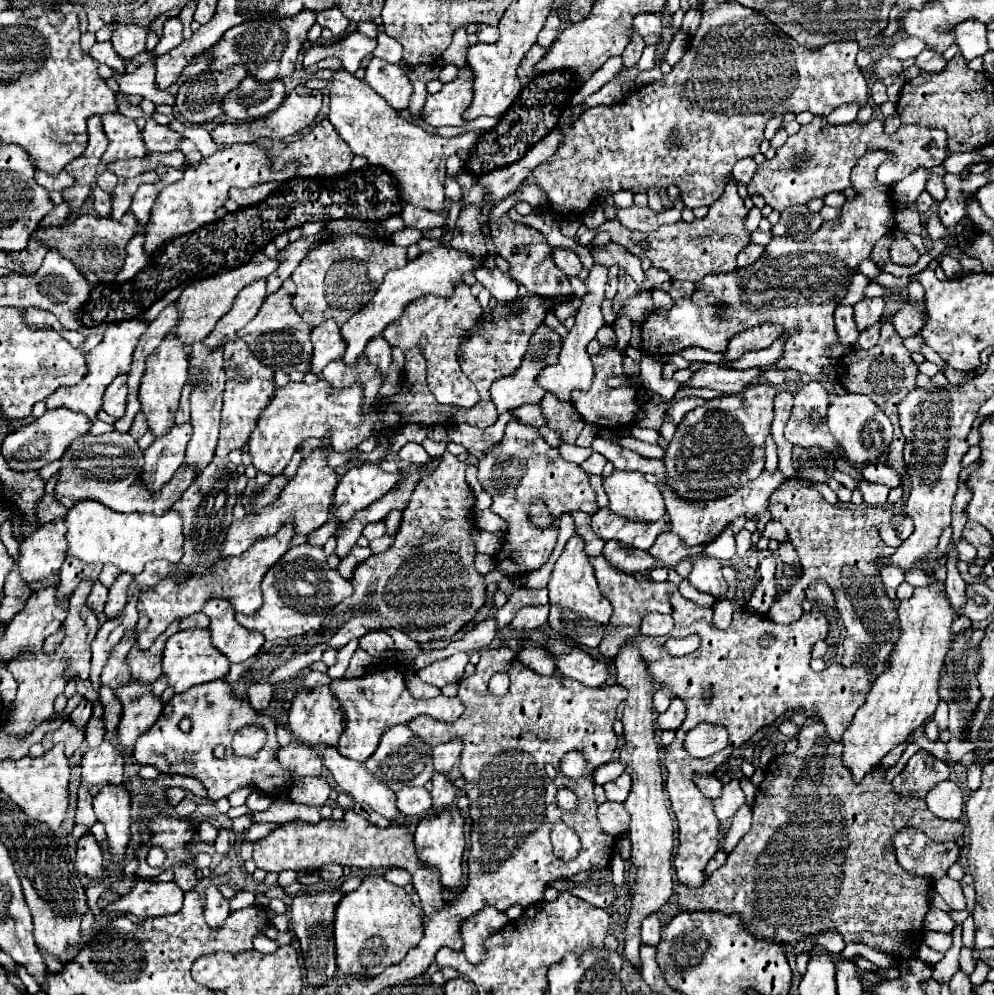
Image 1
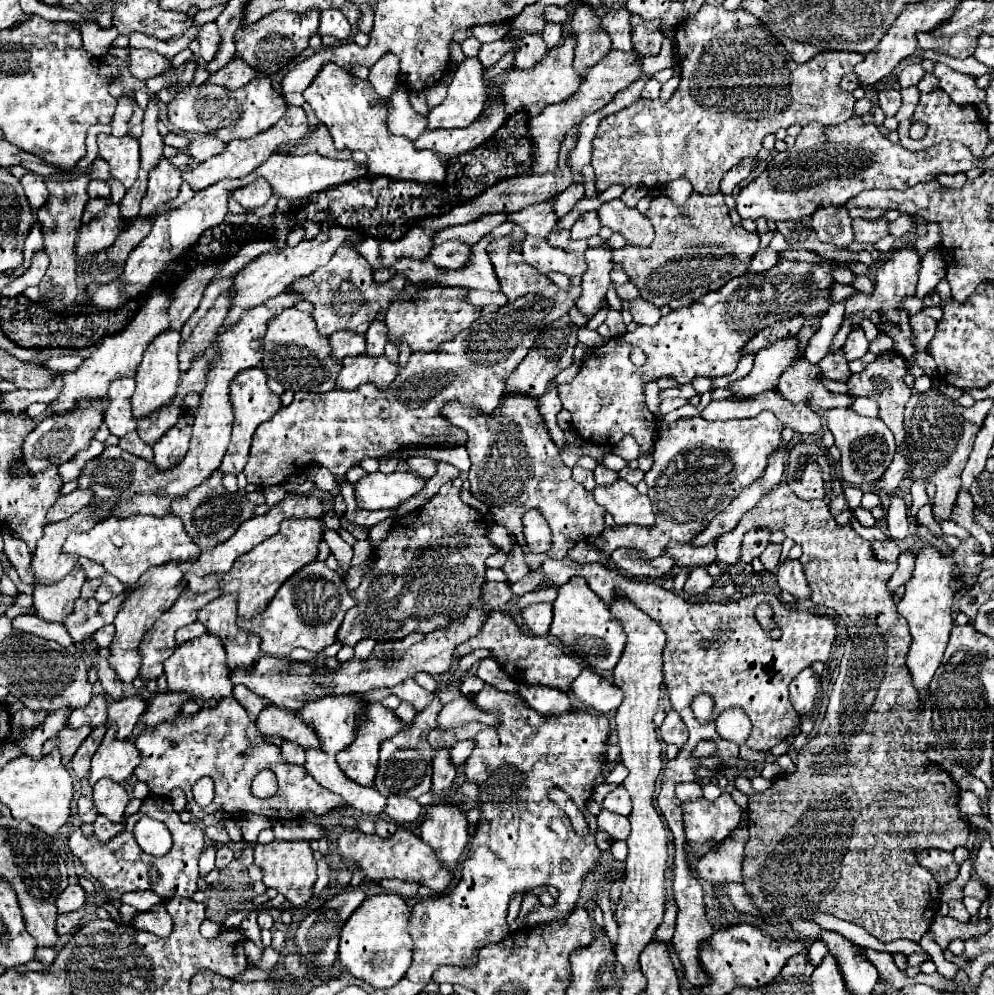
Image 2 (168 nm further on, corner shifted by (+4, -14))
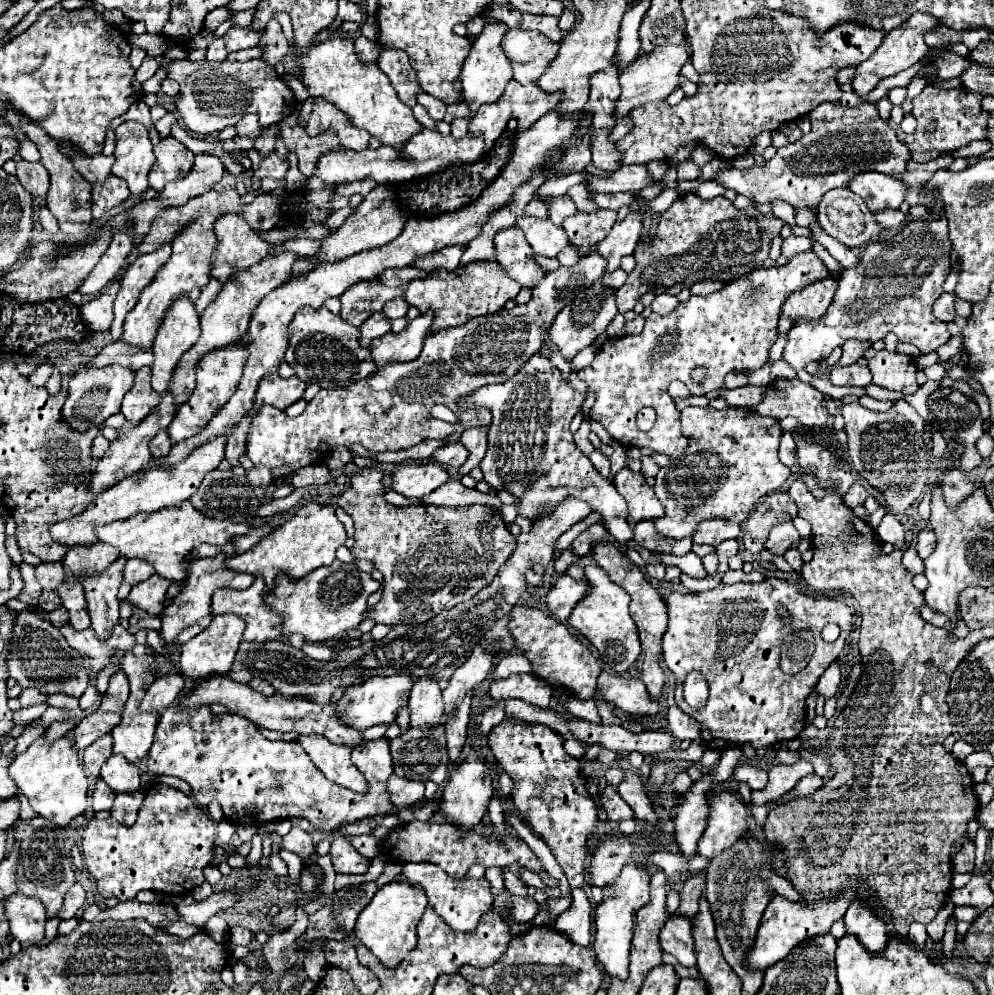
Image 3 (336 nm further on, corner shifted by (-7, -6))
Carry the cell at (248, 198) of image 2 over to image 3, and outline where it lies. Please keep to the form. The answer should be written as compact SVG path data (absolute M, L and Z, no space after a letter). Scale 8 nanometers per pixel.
M250 150L248 152L250 160L252 160L252 182L262 182L264 178L274 178L274 180L282 180L286 170L288 170L288 160L280 158L278 154L270 154L268 158L262 158L258 152Z

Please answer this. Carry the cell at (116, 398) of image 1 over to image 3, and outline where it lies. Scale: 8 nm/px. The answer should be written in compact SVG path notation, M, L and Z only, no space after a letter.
M144 366L134 372L134 386L126 392L122 402L122 414L128 422L142 422L154 408L160 404L162 394L152 392L150 388L150 368Z

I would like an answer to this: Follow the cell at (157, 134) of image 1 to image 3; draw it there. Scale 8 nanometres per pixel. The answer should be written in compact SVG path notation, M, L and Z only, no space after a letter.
M246 114L236 122L236 132L238 136L246 136L246 138L254 138L260 132L258 126L258 114Z

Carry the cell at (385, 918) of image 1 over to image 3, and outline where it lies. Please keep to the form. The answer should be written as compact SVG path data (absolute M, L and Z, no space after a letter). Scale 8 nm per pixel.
M390 882L384 888L380 888L380 892L374 894L372 902L368 904L368 908L364 908L364 912L360 912L356 928L354 928L354 936L356 940L360 940L386 968L396 968L400 964L400 960L404 960L404 956L408 952L412 952L412 948L416 948L416 924L424 914L428 900L422 888L416 888L408 882Z

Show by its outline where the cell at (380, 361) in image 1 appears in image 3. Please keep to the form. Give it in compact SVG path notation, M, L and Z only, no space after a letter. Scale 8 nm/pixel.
M404 298L390 300L390 302L384 306L384 310L382 310L382 314L384 314L388 320L402 318L402 316L406 316L406 312L408 312L408 304L406 304Z

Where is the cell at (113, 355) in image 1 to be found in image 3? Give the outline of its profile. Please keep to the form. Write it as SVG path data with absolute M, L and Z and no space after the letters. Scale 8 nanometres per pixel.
M200 214L196 220L192 220L180 232L180 236L176 236L172 240L172 256L170 256L170 260L160 268L160 272L156 274L152 284L148 284L142 290L136 308L132 308L132 312L128 312L128 316L124 320L124 336L122 336L124 342L134 344L134 346L138 346L142 350L150 350L152 344L154 344L156 330L162 324L162 320L166 316L166 310L172 306L172 302L182 298L182 296L192 300L192 304L198 300L202 286L208 284L208 280L210 280L212 250L214 250L214 244L216 244L214 222L216 222L216 216Z

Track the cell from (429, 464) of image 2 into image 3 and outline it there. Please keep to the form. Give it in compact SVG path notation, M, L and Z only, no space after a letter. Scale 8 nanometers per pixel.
M462 442L436 448L432 454L432 460L444 468L460 468L466 458L468 458L468 450L462 446Z

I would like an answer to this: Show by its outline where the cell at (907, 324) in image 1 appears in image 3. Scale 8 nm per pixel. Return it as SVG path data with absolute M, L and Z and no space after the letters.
M942 294L938 300L936 300L936 304L932 306L932 312L934 312L934 316L938 318L938 320L942 320L942 322L952 322L954 320L954 316L956 316L956 312L954 312L954 294Z

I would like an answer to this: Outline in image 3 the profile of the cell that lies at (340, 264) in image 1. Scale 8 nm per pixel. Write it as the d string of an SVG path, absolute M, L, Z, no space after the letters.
M360 280L360 284L352 284L344 296L340 296L342 310L340 318L346 324L360 326L368 316L382 312L384 304L388 300L394 300L396 296L402 296L404 288L388 288L380 284L380 280Z

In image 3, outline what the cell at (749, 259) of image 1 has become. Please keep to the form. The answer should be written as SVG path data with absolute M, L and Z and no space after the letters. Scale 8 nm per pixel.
M790 236L782 242L782 256L786 258L794 258L800 252L806 252L812 248L812 240L808 238L798 238L798 236Z

